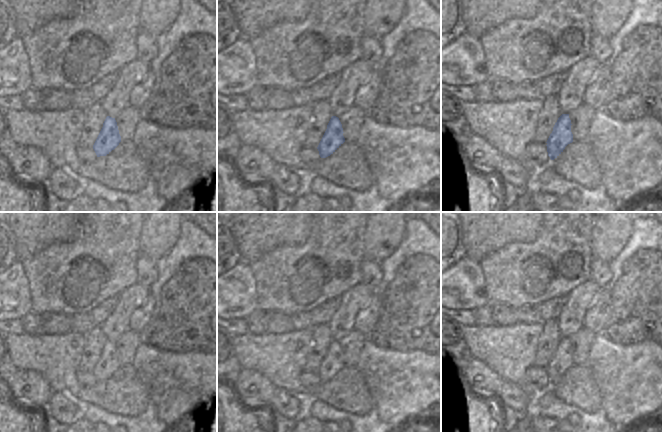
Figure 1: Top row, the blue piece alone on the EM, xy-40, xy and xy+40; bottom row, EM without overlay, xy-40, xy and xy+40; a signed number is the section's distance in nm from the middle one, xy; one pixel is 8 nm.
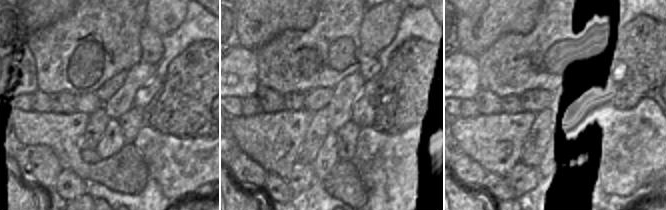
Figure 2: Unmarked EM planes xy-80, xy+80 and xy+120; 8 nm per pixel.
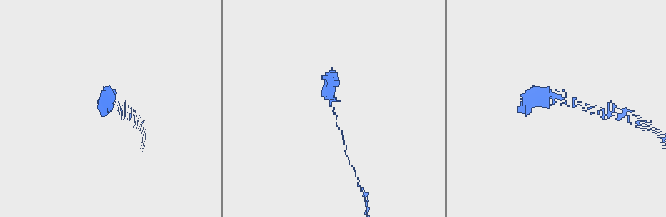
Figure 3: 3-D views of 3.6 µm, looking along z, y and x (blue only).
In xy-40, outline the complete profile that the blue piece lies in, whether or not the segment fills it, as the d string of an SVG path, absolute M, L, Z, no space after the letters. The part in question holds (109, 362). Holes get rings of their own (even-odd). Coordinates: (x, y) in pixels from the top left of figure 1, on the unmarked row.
M107 340L93 369L97 381L106 380L114 374L120 366L121 360L119 358L117 346L115 342Z

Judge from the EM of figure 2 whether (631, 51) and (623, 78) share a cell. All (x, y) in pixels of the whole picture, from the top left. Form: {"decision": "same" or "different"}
{"decision": "same"}

